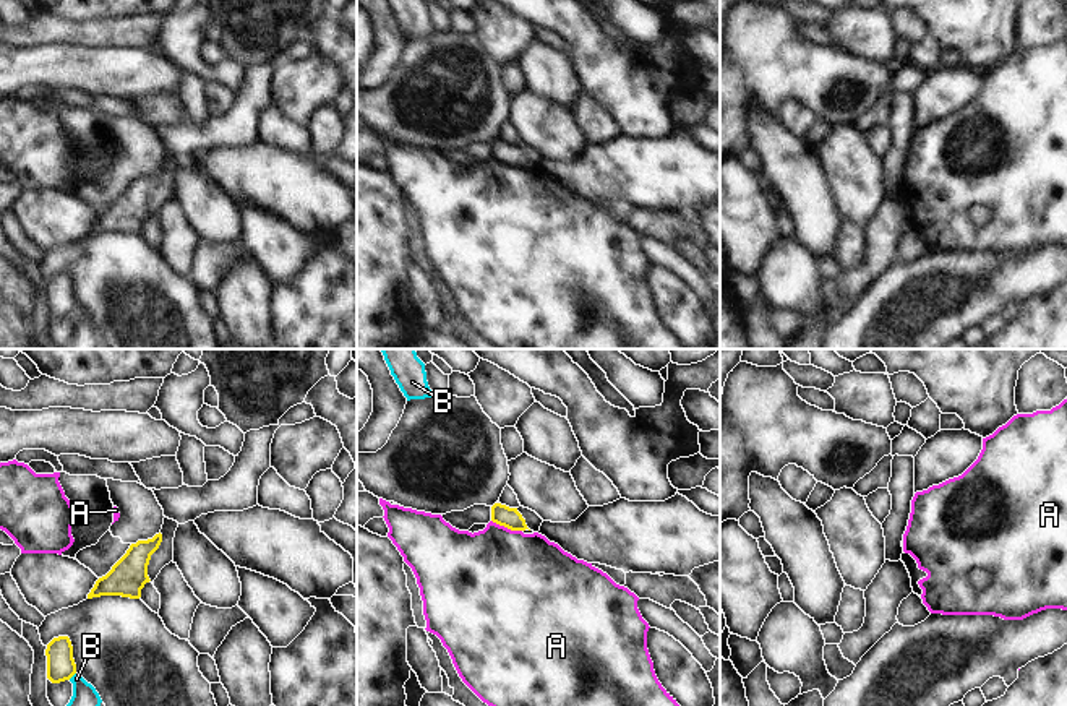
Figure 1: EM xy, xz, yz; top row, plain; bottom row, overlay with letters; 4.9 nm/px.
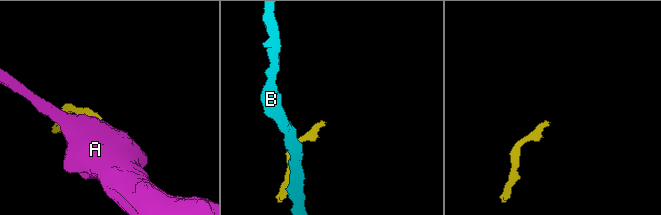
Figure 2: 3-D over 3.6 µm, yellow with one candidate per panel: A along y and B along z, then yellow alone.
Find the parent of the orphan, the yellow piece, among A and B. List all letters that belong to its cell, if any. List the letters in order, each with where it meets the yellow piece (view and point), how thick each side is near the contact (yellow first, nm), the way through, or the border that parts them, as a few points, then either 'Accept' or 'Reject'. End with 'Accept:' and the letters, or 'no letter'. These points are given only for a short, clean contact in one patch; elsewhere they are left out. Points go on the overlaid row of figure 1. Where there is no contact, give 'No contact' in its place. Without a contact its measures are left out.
A: Touches yellow at xz (506, 526). Thickness 100 nm (yellow) against 480 nm. Boundary: xz (492, 520), (521, 531). Reject
B: Touches yellow at xy (72, 675). Thickness 140 nm (yellow) against 110 nm. Boundary: xy (75, 672), (68, 679). Reject
Accept: no letter

